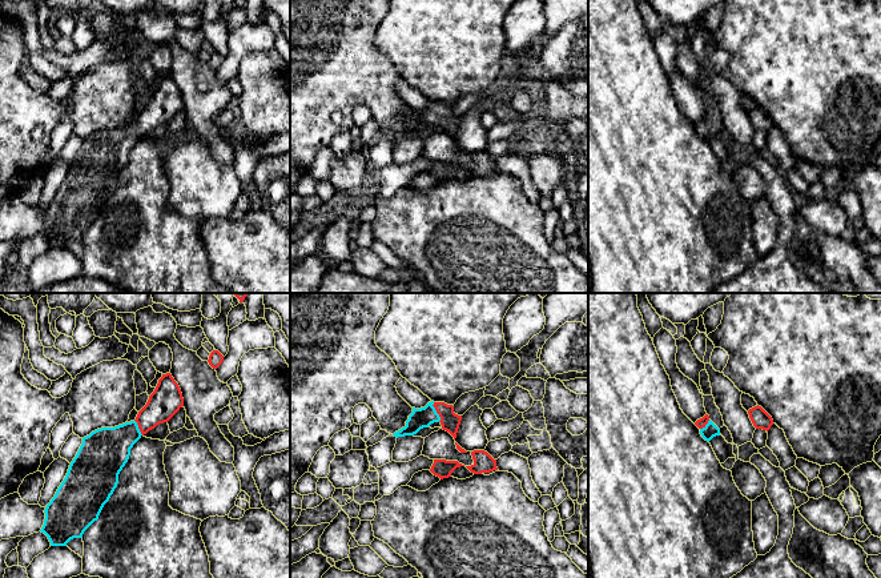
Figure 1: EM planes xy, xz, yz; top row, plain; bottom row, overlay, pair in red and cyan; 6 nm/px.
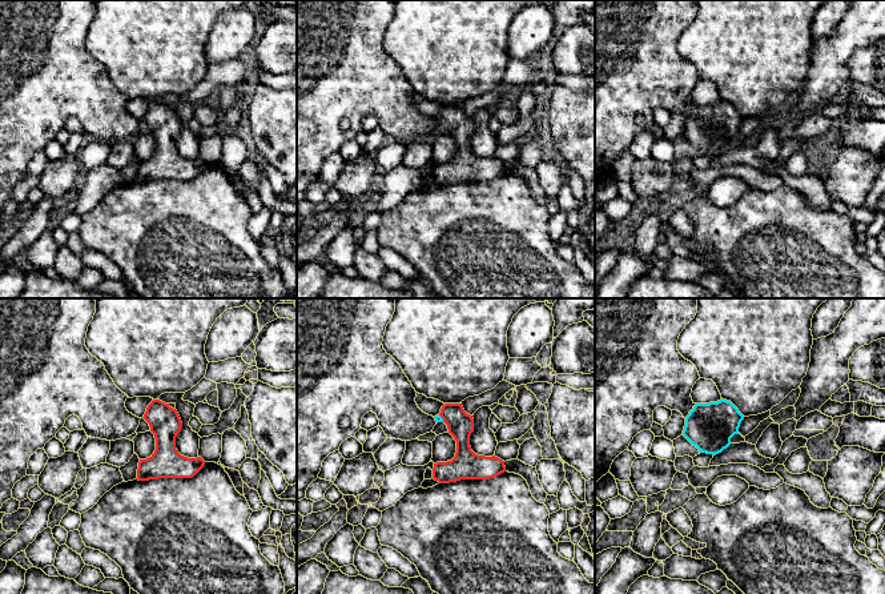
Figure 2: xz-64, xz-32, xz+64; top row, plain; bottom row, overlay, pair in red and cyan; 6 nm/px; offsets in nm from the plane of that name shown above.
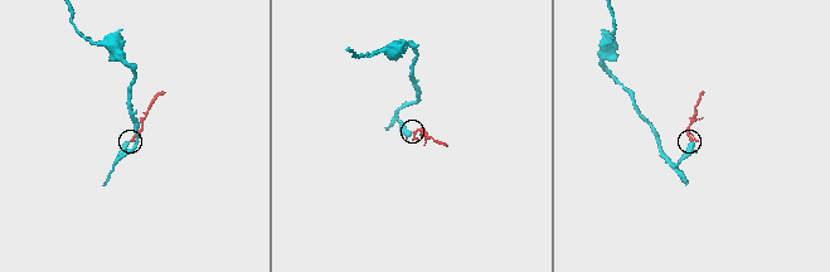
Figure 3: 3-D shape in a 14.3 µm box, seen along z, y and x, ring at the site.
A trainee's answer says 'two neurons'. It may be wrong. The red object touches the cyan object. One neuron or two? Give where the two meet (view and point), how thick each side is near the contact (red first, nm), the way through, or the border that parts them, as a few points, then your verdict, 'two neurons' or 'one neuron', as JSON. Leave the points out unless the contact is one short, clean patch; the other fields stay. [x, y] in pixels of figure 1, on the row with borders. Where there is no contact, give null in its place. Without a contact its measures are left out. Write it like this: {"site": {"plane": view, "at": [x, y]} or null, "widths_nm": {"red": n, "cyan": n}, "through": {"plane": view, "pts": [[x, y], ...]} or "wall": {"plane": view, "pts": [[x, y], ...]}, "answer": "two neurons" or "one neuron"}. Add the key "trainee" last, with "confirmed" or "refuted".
{"site": {"plane": "xz", "at": [437, 412]}, "widths_nm": {"red": 120, "cyan": 120}, "through": {"plane": "xz", "pts": [[450, 421], [437, 412], [423, 417]]}, "answer": "one neuron", "trainee": "refuted"}

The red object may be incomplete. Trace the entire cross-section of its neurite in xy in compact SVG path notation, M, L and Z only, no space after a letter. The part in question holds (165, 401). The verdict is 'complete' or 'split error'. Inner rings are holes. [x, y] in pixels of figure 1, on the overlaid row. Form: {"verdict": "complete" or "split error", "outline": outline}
{"verdict": "split error", "outline": "M170 373L162 374L134 421L101 428L83 438L68 473L47 505L41 527L51 546L67 546L98 519L118 483L133 445L157 425L168 422L184 398Z"}

